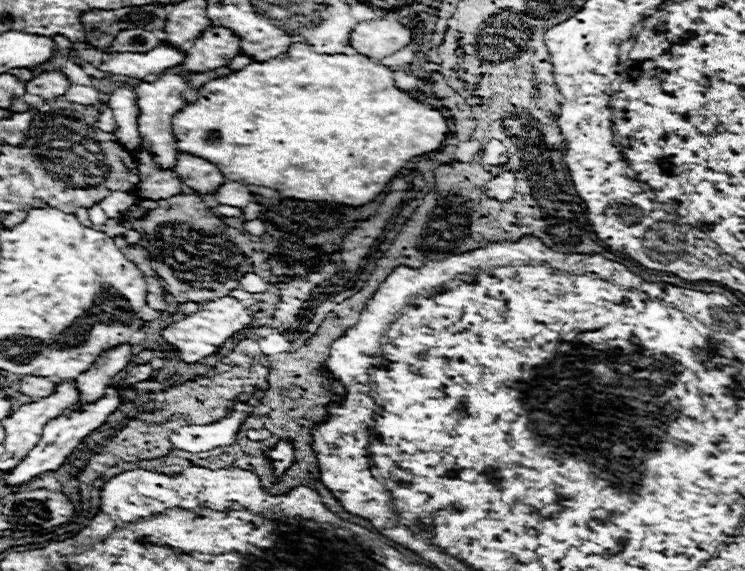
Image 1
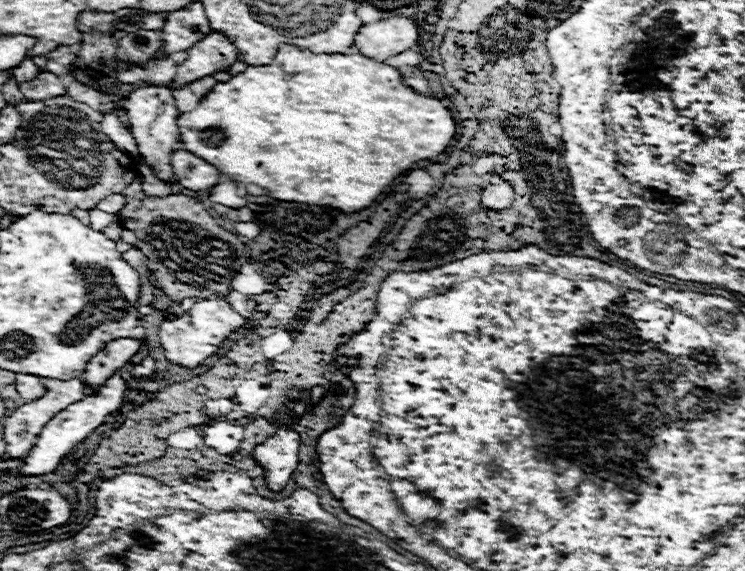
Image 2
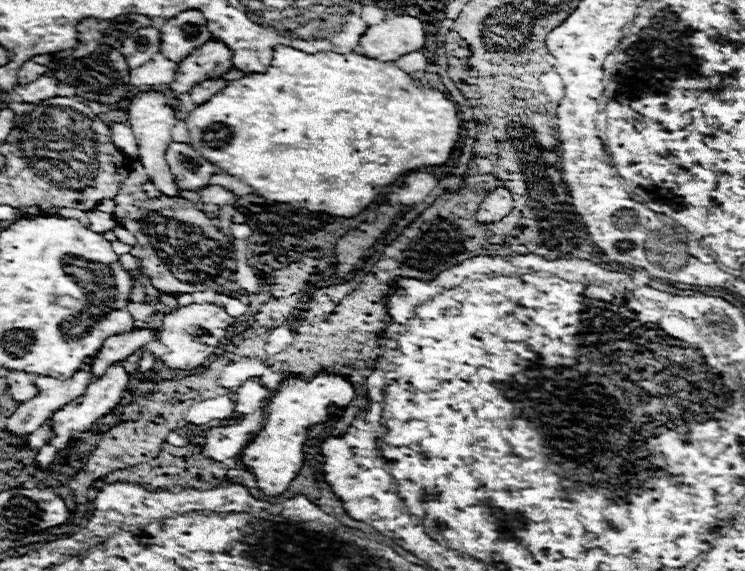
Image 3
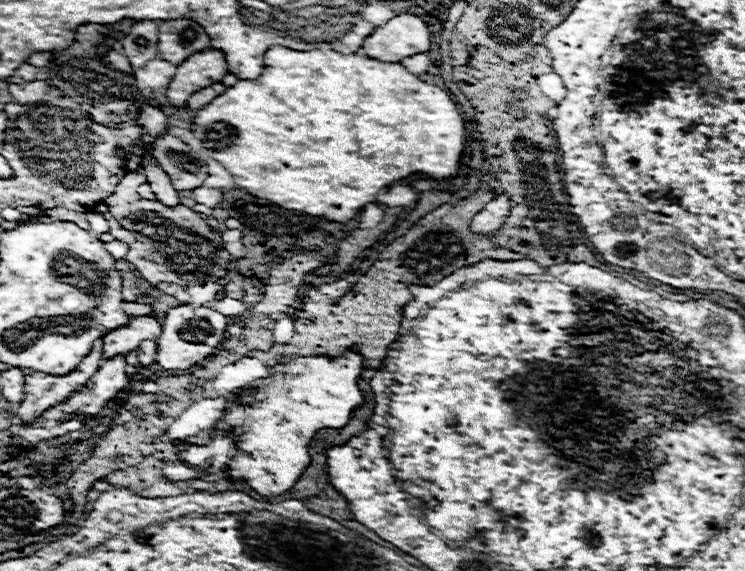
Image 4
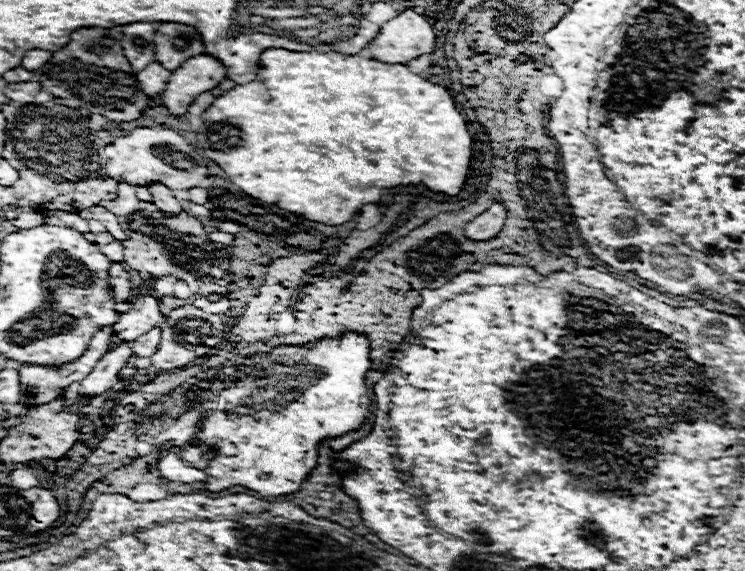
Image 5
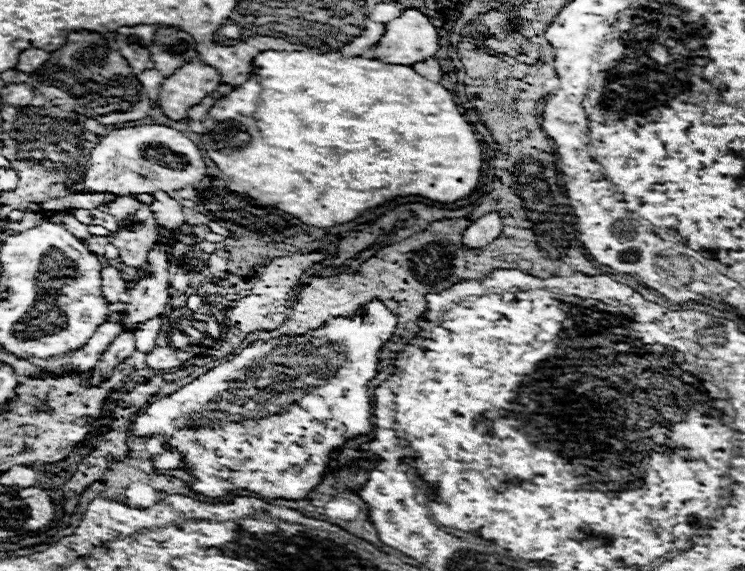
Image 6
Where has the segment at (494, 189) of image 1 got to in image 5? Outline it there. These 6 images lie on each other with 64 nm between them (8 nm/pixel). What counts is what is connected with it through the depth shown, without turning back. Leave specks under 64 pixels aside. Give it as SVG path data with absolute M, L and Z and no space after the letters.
M492 204L486 212L482 212L472 222L468 222L466 236L470 240L490 240L490 238L496 238L498 232L504 228L504 220L506 220L504 206Z

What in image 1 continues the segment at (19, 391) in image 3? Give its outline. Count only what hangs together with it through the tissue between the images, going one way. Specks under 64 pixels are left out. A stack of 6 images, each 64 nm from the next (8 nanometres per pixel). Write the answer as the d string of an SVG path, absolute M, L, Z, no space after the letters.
M20 376L20 392L24 392L28 398L38 400L40 396L48 396L54 392L54 384L50 378L40 376Z

